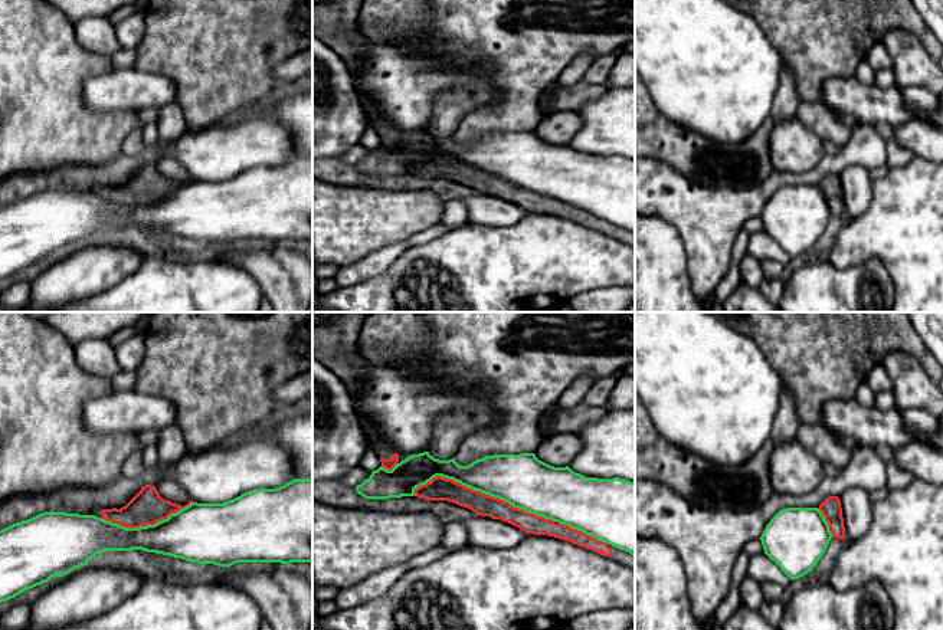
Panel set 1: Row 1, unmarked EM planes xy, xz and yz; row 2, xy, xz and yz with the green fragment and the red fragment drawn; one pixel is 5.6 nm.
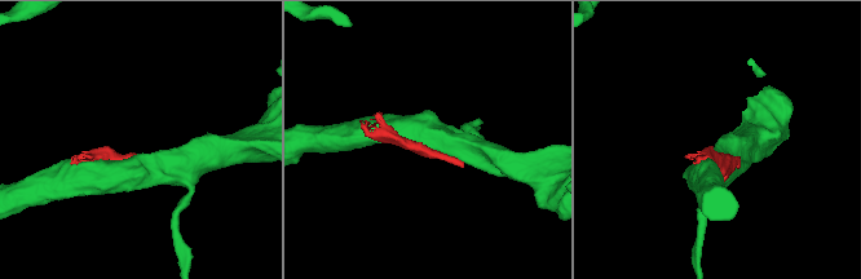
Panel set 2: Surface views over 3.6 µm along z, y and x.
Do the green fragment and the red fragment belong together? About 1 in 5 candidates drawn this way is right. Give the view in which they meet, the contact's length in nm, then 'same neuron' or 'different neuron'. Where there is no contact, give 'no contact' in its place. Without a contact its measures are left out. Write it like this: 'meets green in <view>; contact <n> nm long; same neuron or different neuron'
meets green in xz; contact 800 nm long; different neuron

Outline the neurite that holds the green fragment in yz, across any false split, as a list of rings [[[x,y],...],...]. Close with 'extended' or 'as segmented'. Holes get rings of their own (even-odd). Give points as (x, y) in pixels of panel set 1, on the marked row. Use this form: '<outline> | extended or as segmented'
[[[786,508],[766,525],[760,541],[764,554],[790,578],[806,575],[825,554],[832,538],[818,508]]] | as segmented

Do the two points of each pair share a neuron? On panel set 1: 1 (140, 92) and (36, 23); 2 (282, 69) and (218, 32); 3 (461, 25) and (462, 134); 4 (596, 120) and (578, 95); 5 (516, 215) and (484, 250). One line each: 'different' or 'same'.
1: different
2: different
3: same
4: different
5: different

